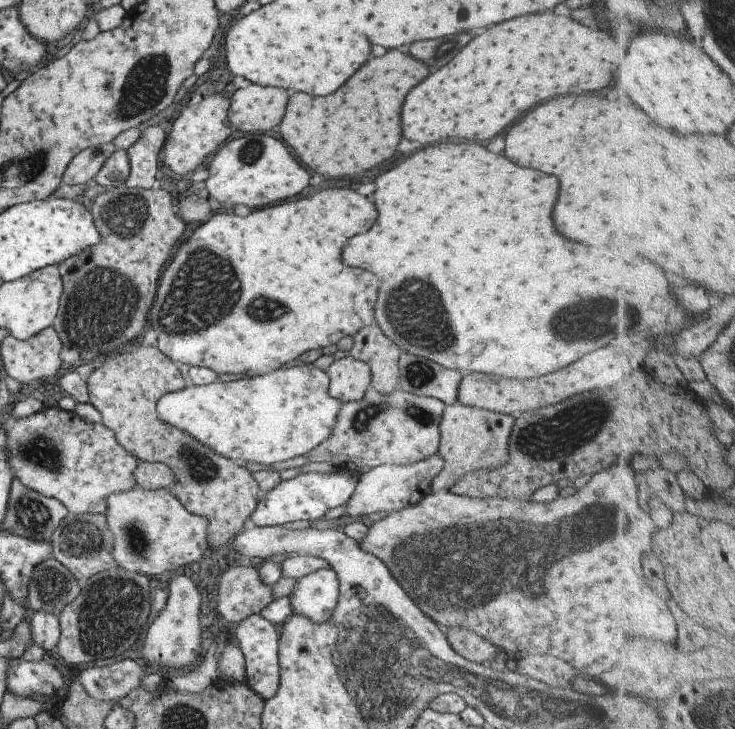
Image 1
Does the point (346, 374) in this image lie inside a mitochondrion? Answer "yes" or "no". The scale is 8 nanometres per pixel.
no

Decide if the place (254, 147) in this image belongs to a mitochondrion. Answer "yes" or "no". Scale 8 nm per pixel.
yes

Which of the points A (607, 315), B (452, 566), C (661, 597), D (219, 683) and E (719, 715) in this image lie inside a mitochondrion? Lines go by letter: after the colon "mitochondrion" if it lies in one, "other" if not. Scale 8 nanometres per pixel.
A: mitochondrion
B: mitochondrion
C: other
D: other
E: mitochondrion

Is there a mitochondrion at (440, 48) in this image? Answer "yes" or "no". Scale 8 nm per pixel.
yes

